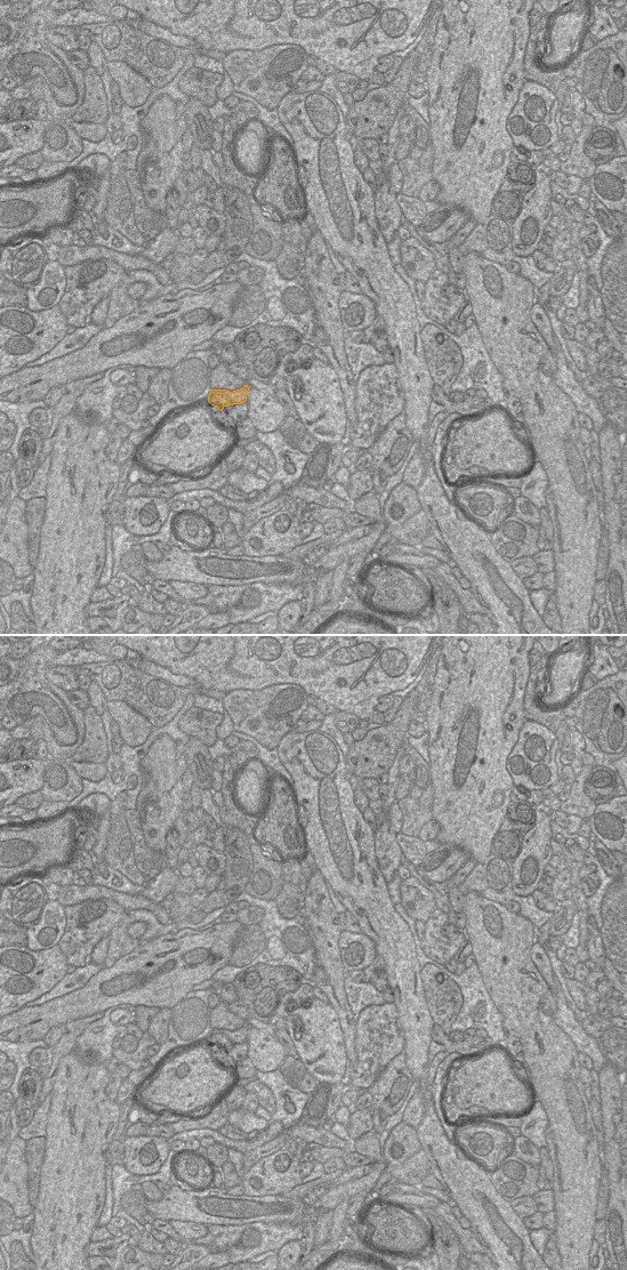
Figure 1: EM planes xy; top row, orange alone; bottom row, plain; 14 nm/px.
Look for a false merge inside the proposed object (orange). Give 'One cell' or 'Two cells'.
One cell.

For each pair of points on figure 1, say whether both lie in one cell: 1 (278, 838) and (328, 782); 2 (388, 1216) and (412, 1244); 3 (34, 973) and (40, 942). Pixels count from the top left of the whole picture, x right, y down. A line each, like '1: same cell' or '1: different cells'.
1: different cells
2: same cell
3: different cells

